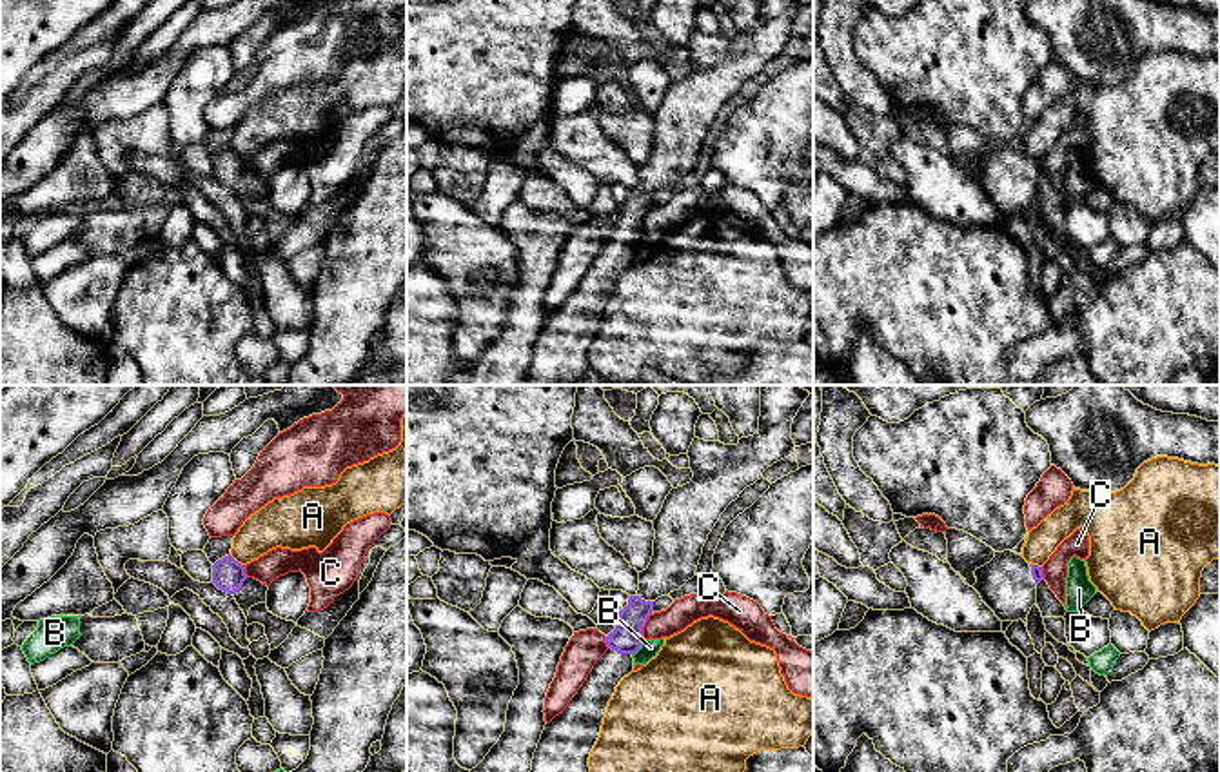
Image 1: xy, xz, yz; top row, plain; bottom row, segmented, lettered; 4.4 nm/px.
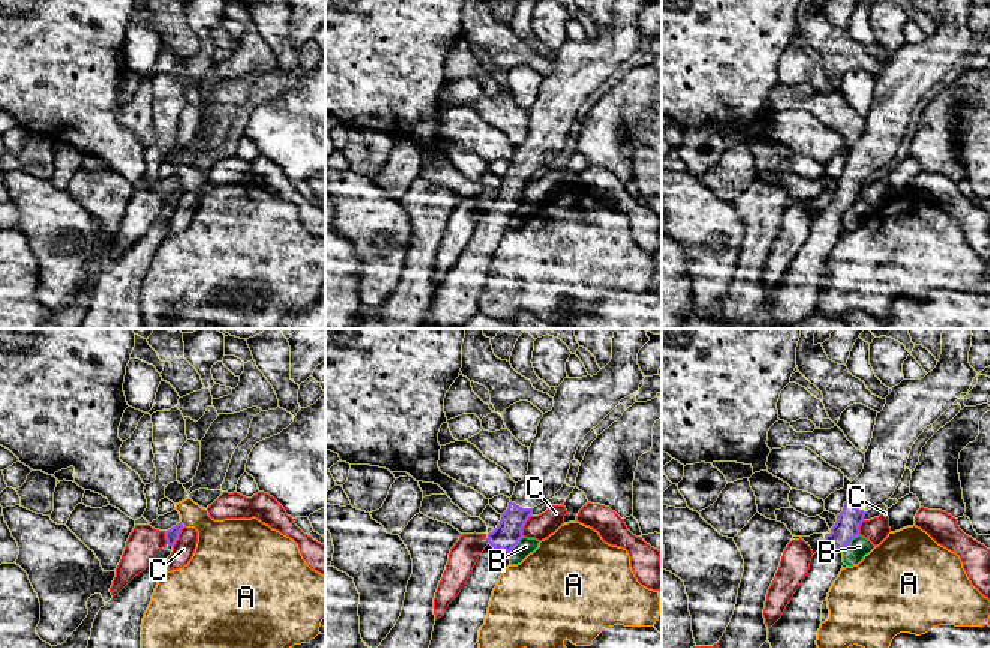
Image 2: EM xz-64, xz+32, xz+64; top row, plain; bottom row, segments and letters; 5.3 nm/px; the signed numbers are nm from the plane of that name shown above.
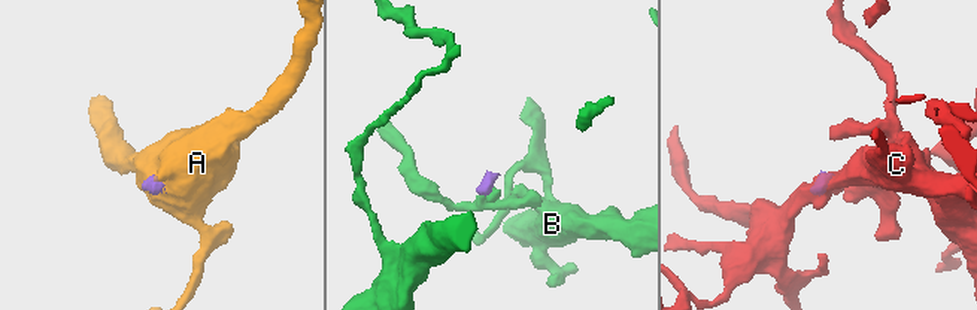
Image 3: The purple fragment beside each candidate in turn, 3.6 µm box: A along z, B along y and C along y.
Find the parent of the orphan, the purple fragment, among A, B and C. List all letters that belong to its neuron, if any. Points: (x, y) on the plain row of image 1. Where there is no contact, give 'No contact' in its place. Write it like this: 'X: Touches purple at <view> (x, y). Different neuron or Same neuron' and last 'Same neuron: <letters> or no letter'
A: Touches purple at xy (235, 153). Different neuron
B: Touches purple at xz (639, 240). Different neuron
C: Touches purple at xz (643, 218). Different neuron
Same neuron: no letter

